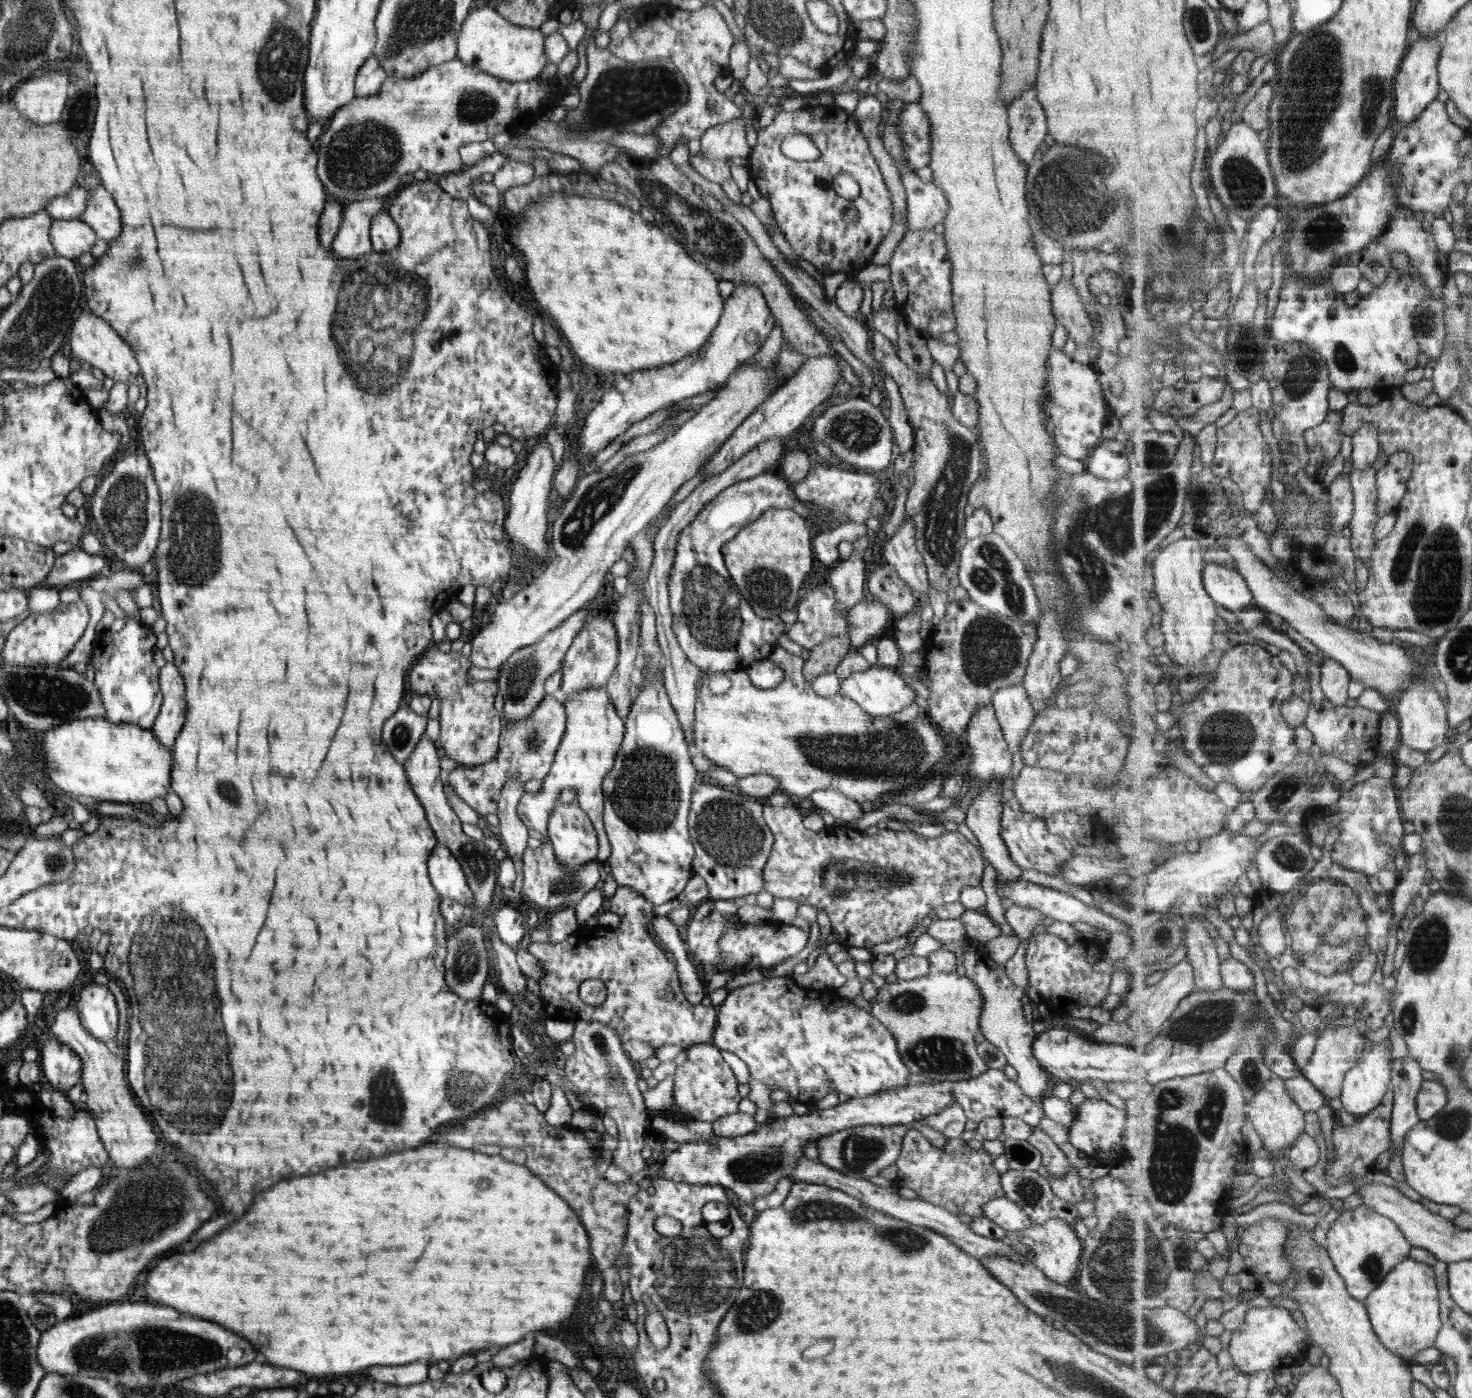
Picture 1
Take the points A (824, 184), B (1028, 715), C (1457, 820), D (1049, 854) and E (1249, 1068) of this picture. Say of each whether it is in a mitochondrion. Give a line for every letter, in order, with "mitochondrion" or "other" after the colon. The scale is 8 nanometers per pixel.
A: other
B: other
C: mitochondrion
D: mitochondrion
E: mitochondrion

